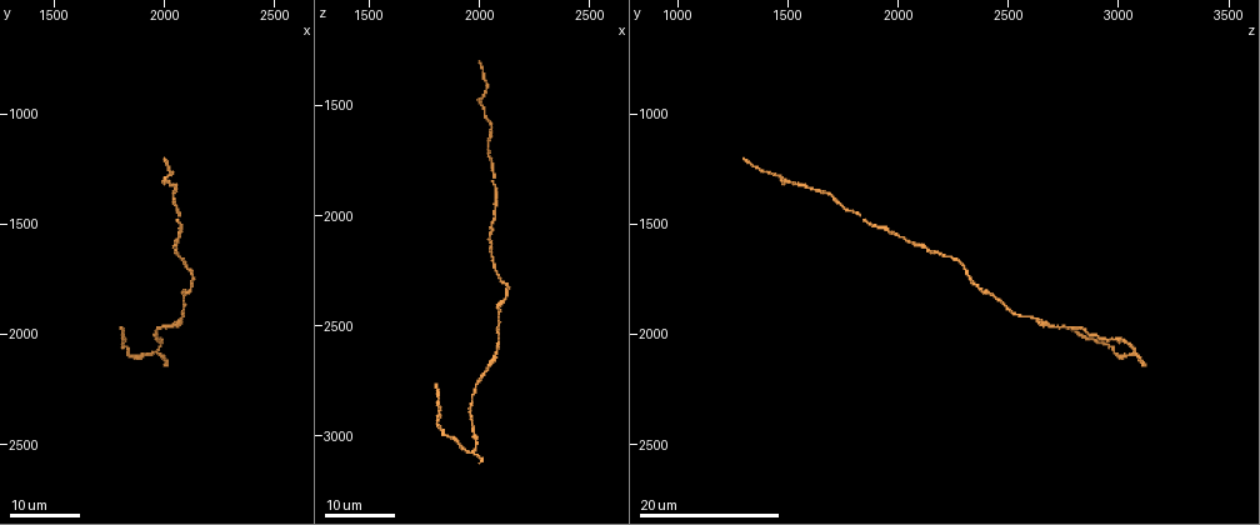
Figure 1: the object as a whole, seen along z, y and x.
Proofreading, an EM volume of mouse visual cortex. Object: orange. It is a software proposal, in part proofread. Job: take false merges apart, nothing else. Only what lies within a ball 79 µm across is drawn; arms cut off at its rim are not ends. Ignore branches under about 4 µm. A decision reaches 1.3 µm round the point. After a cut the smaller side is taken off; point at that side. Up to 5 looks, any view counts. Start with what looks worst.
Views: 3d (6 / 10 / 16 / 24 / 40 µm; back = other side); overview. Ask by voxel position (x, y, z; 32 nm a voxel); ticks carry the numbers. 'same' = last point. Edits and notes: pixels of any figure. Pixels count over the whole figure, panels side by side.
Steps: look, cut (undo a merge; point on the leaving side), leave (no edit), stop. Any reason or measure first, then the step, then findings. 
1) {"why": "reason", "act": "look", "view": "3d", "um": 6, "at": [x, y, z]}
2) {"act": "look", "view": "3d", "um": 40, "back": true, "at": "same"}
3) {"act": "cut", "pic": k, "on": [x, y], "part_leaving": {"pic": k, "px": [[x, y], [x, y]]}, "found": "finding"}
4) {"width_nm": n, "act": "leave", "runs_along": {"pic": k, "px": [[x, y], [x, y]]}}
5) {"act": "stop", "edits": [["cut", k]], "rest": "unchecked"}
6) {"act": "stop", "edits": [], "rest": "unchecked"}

{"why": "calibre changes", "act": "look", "view": "3d", "um": 24, "at": [2050, 1950, 2670]}

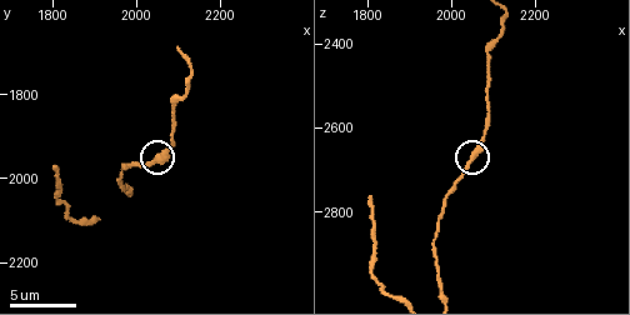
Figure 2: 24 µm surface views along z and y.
{"act": "look", "view": "3d", "um": 6, "at": [2045, 1955, 2675]}

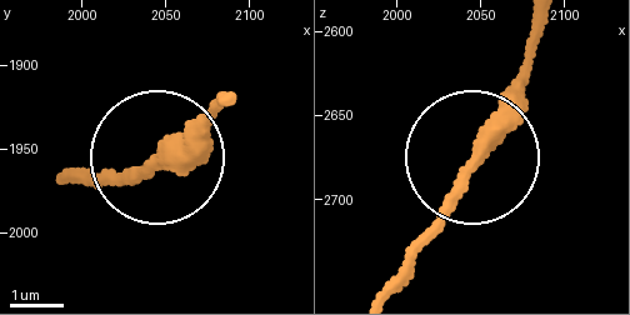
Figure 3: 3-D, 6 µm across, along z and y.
{"act": "leave", "runs_along": {"pic": 3, "px": [[229, 98], [158, 156], [73, 179]]}, "found": "continuous, no second neuron"}

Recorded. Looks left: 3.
{"act": "look", "view": "3d", "um": 16, "at": [2020, 1290, 1450]}

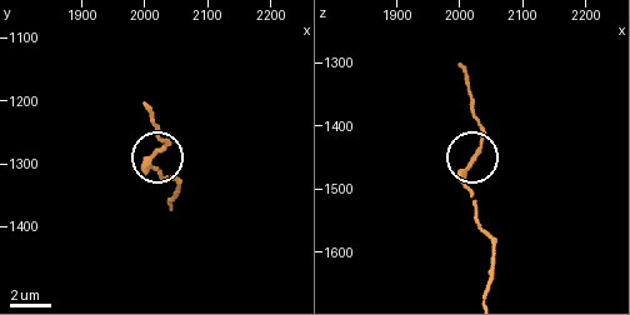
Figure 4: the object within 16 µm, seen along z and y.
{"act": "look", "view": "3d", "um": 6, "at": [2025, 1280, 1450]}

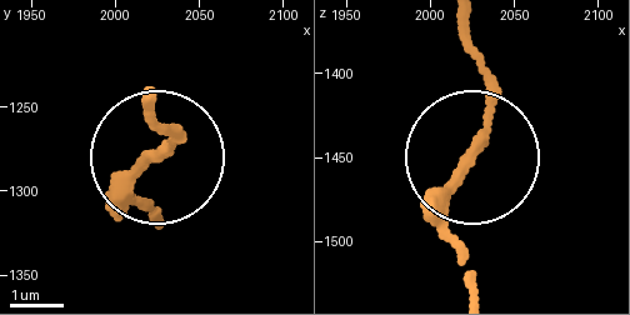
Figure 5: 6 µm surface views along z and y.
{"width_nm": 200, "act": "leave", "runs_along": {"pic": 5, "px": [[466, 281], [444, 200], [484, 106], [470, 26]]}, "found": "one neuron here"}

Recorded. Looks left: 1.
{"act": "stop", "edits": [], "rest": "unchecked"}

